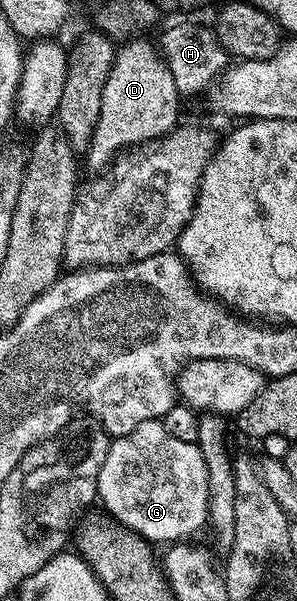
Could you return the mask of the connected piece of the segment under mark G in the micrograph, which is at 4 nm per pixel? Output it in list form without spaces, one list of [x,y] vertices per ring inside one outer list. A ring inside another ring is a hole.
[[[161,419],[143,421],[143,425],[139,425],[131,433],[116,436],[110,442],[103,469],[99,469],[97,499],[110,511],[108,514],[116,522],[129,531],[134,531],[142,539],[148,539],[150,544],[172,545],[188,540],[193,537],[189,535],[205,527],[205,514],[209,511],[207,465],[203,461],[203,453],[196,443],[171,437]]]

